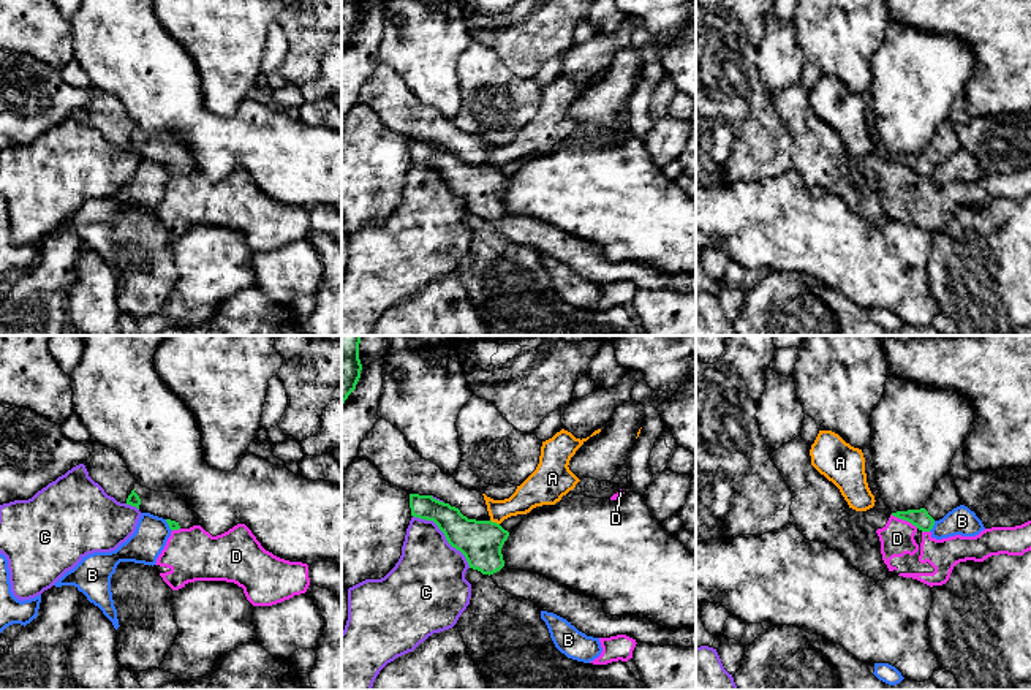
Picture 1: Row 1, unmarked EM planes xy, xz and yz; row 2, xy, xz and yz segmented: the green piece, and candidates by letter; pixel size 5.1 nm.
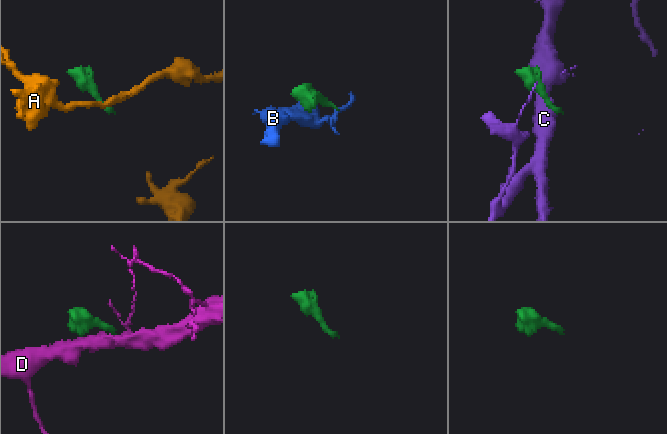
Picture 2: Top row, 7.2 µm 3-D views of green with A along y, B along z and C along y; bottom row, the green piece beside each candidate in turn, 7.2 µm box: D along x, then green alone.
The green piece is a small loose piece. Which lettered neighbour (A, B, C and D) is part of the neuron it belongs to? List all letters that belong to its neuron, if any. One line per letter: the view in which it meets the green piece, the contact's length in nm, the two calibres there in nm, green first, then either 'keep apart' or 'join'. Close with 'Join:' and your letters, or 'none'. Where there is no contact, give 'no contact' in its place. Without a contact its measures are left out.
A: xz | 50 nm | 220/150 nm | keep apart
B: yz | 70 nm | 90/140 nm | keep apart
C: xz | 400 nm | 220/360 nm | keep apart
D: yz | 160 nm | 90/180 nm | keep apart
Join: none

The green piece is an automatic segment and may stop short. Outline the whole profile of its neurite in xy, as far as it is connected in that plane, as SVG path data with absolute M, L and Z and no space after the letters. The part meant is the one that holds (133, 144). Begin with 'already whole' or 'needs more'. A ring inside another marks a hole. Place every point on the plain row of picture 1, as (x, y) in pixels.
needs more; M136 128L127 150L136 152L141 158L163 163L171 176L196 171L196 163L180 139L155 138Z

